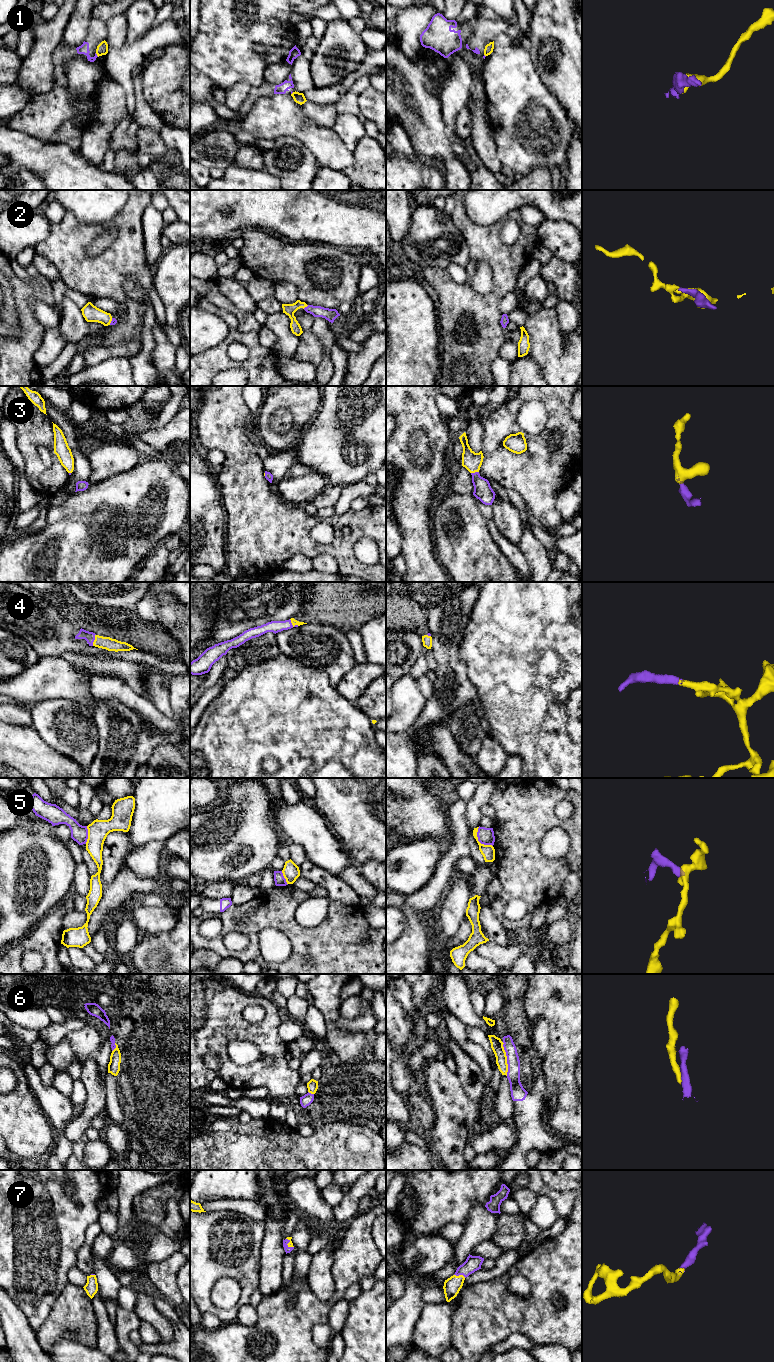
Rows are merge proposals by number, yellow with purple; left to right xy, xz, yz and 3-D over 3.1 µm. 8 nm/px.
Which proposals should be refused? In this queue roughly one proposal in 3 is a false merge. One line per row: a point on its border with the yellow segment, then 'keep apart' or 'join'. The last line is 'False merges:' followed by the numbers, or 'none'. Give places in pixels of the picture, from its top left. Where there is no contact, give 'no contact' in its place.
1: meets yellow in xy at (97, 55); keep apart
2: meets yellow in xz at (305, 306); join
3: meets yellow in yz at (474, 472); join
4: meets yellow in xz at (293, 625); join
5: meets yellow in yz at (478, 841); keep apart
6: meets yellow in yz at (506, 1059); keep apart
7: meets yellow in yz at (460, 1275); join
False merges: 1, 5, 6

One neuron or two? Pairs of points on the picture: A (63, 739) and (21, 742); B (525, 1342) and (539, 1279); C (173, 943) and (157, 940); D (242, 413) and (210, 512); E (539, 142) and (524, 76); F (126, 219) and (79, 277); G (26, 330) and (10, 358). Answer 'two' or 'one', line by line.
A: two
B: two
C: one
D: two
E: one
F: one
G: one

